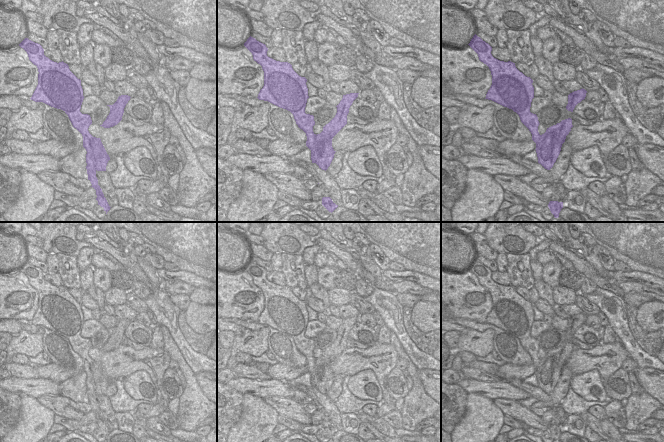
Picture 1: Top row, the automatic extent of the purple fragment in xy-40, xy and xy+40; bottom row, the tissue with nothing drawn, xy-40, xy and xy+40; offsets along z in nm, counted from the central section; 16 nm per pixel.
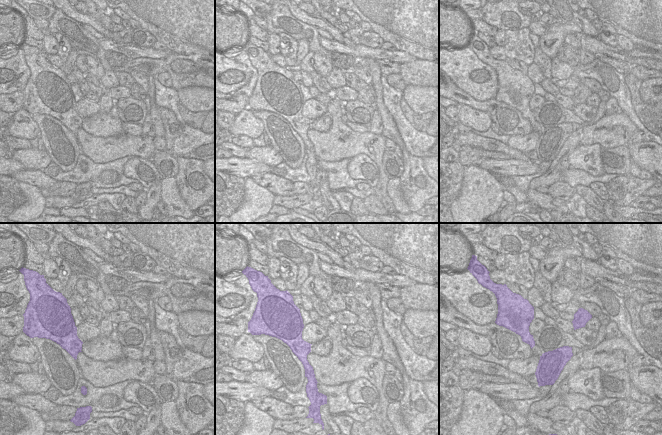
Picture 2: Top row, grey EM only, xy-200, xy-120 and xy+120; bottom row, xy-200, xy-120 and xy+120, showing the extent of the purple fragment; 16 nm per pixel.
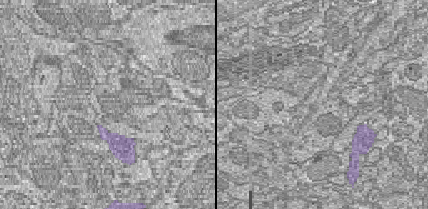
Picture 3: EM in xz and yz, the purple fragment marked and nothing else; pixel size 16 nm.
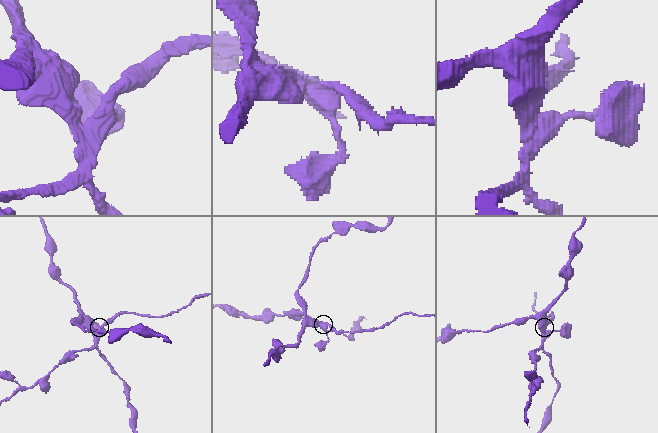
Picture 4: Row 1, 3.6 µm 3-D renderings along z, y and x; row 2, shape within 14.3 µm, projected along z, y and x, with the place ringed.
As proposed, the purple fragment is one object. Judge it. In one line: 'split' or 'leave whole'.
split

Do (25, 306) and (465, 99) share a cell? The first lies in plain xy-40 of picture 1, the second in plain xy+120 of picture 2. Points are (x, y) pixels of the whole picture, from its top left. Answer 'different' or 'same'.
different

